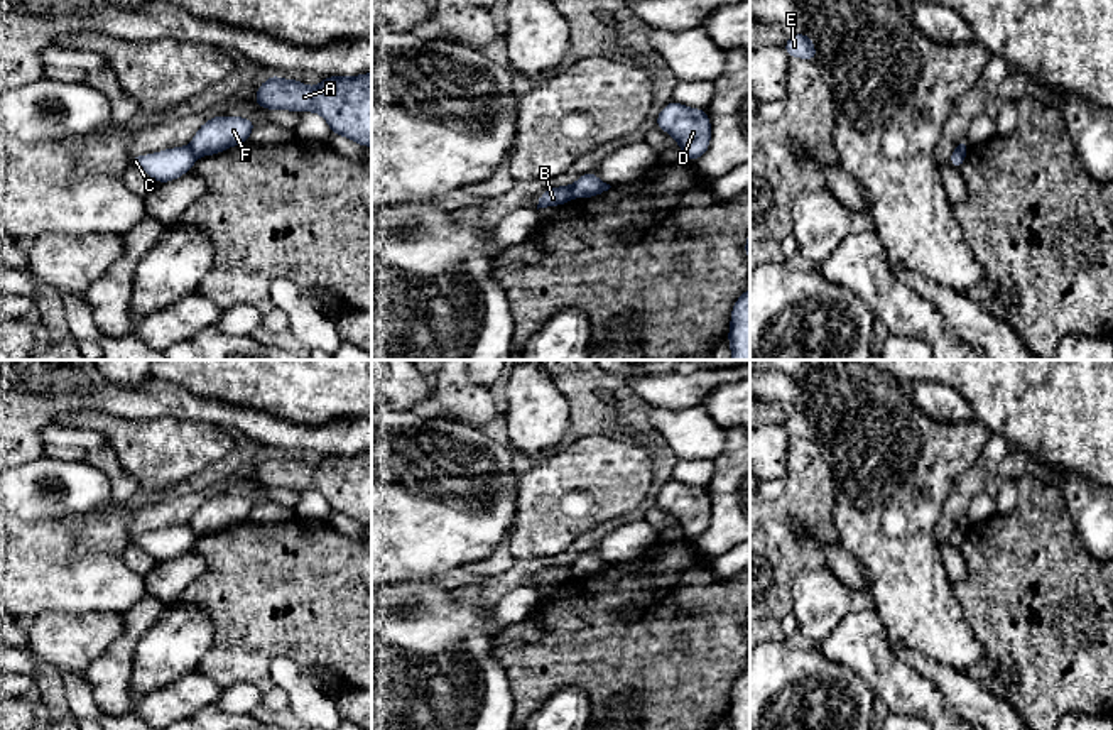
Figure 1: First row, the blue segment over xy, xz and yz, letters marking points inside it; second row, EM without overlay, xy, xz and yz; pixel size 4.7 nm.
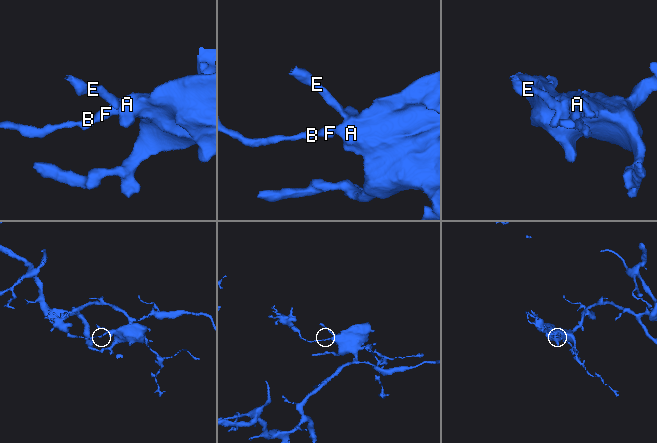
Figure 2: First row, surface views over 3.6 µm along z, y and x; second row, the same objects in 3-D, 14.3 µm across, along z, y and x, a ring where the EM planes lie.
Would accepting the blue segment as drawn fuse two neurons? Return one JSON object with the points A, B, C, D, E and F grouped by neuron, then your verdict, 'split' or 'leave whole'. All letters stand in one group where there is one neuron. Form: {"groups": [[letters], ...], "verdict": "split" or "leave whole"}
{"groups": [["A", "D", "E", "F"], ["B", "C"]], "verdict": "split"}

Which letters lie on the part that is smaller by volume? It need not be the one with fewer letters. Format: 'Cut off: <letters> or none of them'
Cut off: B, C

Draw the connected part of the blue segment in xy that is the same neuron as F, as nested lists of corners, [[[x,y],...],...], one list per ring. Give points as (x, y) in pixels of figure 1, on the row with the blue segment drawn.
[[[218,115],[199,125],[189,147],[198,157],[214,155],[248,142],[255,127],[257,123],[250,118]]]

